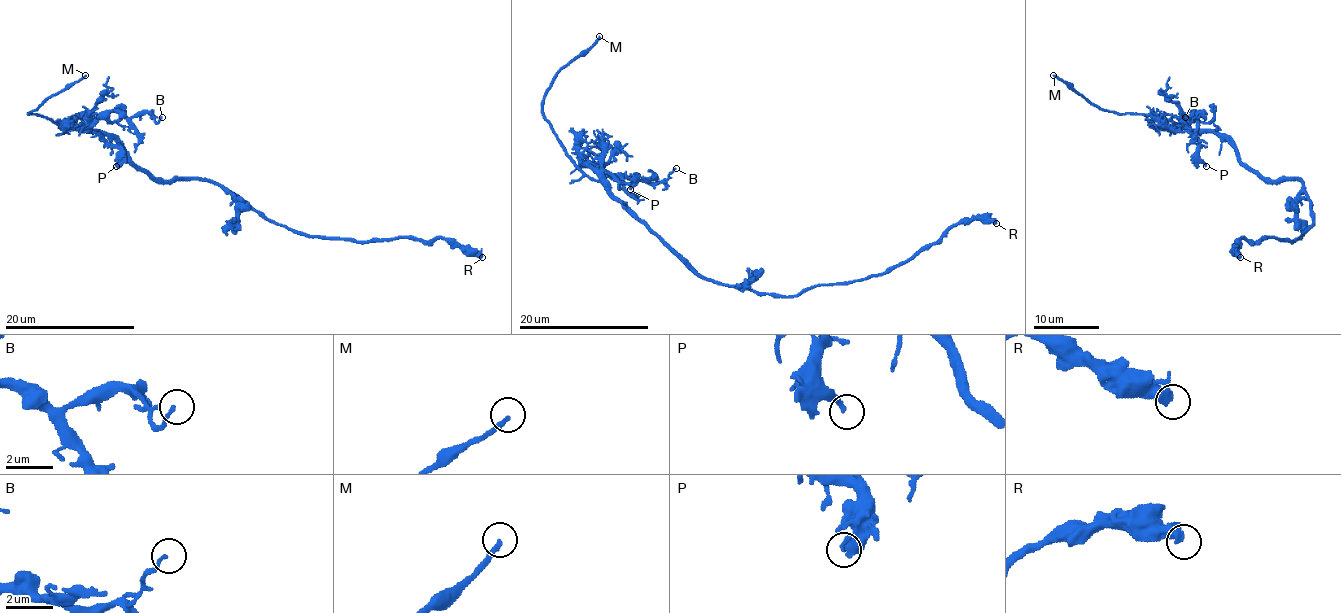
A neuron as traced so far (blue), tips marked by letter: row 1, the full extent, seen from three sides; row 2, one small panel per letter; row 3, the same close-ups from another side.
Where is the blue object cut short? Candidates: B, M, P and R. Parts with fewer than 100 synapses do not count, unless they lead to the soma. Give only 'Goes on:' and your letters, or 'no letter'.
Goes on: M

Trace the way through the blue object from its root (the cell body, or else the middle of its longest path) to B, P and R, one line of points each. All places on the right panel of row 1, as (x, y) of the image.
B: (1293, 179), (1260, 179), (1226, 140), (1213, 132), (1190, 128), (1192, 115), (1198, 114), (1190, 122), (1185, 117)
P: (1293, 179), (1263, 180), (1226, 140), (1213, 132), (1188, 132), (1200, 143), (1198, 158), (1206, 166)
R: (1293, 179), (1302, 184), (1309, 197), (1314, 223), (1294, 241), (1244, 237), (1236, 245), (1240, 257)

